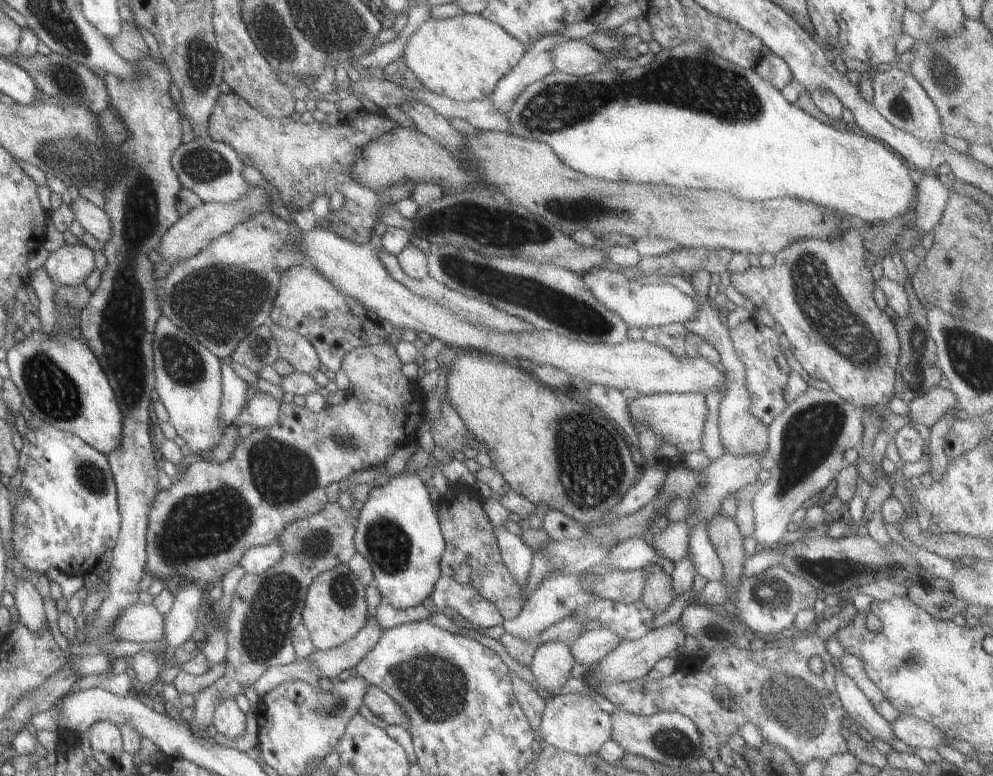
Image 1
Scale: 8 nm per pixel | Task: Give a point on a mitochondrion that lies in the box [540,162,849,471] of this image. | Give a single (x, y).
(562, 207)

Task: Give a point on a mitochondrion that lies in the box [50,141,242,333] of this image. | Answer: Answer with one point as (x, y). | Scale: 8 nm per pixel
(203, 164)

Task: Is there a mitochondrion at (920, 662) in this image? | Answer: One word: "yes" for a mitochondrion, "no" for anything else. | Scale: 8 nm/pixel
yes

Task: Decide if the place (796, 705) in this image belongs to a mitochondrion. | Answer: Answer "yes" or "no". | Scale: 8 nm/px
yes

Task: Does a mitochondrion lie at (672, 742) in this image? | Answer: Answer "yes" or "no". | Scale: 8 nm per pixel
yes

